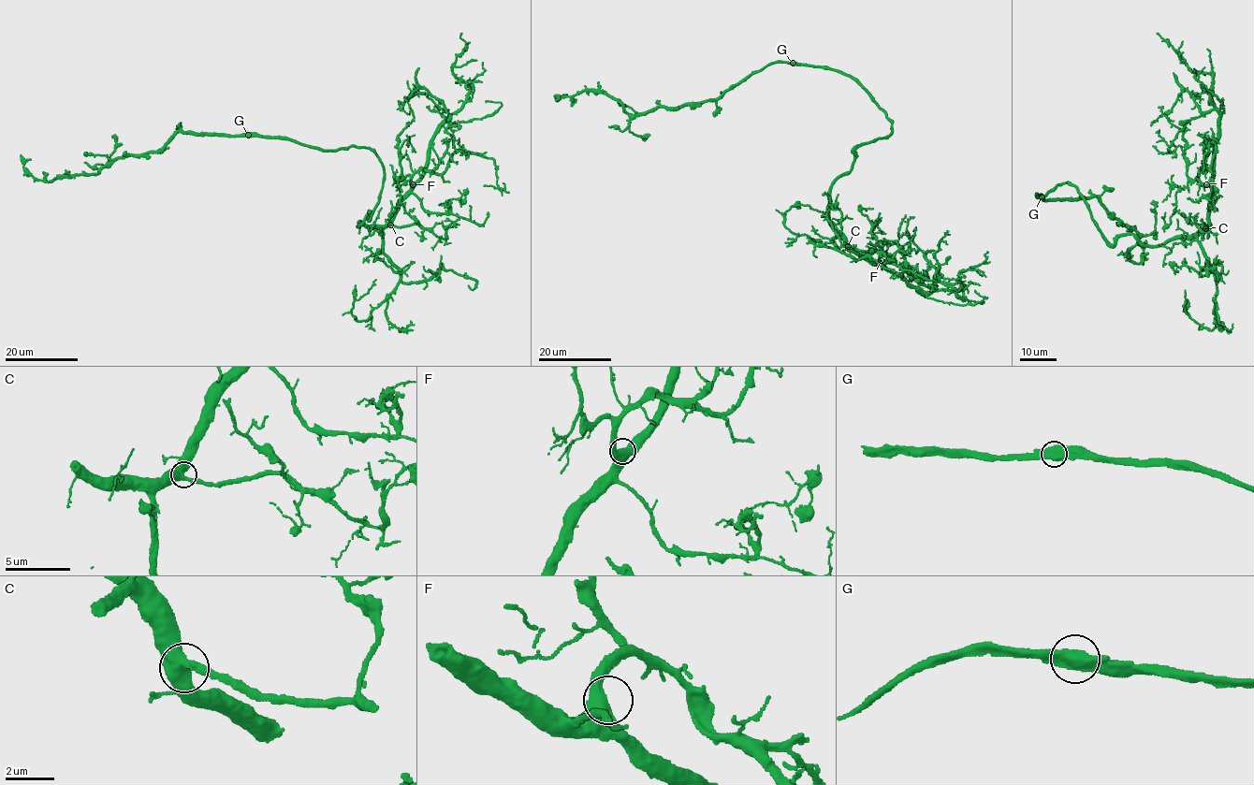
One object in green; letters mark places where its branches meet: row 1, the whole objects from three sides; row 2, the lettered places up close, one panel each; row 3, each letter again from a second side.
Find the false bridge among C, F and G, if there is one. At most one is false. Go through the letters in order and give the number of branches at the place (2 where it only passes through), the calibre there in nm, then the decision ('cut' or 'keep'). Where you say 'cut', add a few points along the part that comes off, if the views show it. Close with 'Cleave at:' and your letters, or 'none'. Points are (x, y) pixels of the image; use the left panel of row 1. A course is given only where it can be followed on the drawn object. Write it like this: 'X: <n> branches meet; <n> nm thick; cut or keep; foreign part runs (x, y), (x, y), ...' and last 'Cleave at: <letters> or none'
C: 3 branches meet; 500 nm thick; keep
F: 2 branches meet; 600 nm thick; keep
G: 2 branches meet; 650 nm thick; cut; foreign part runs (248, 135), (175, 132), (157, 151), (123, 156), (94, 175), (48, 181), (36, 179), (23, 167), (20, 154)
Cleave at: G

